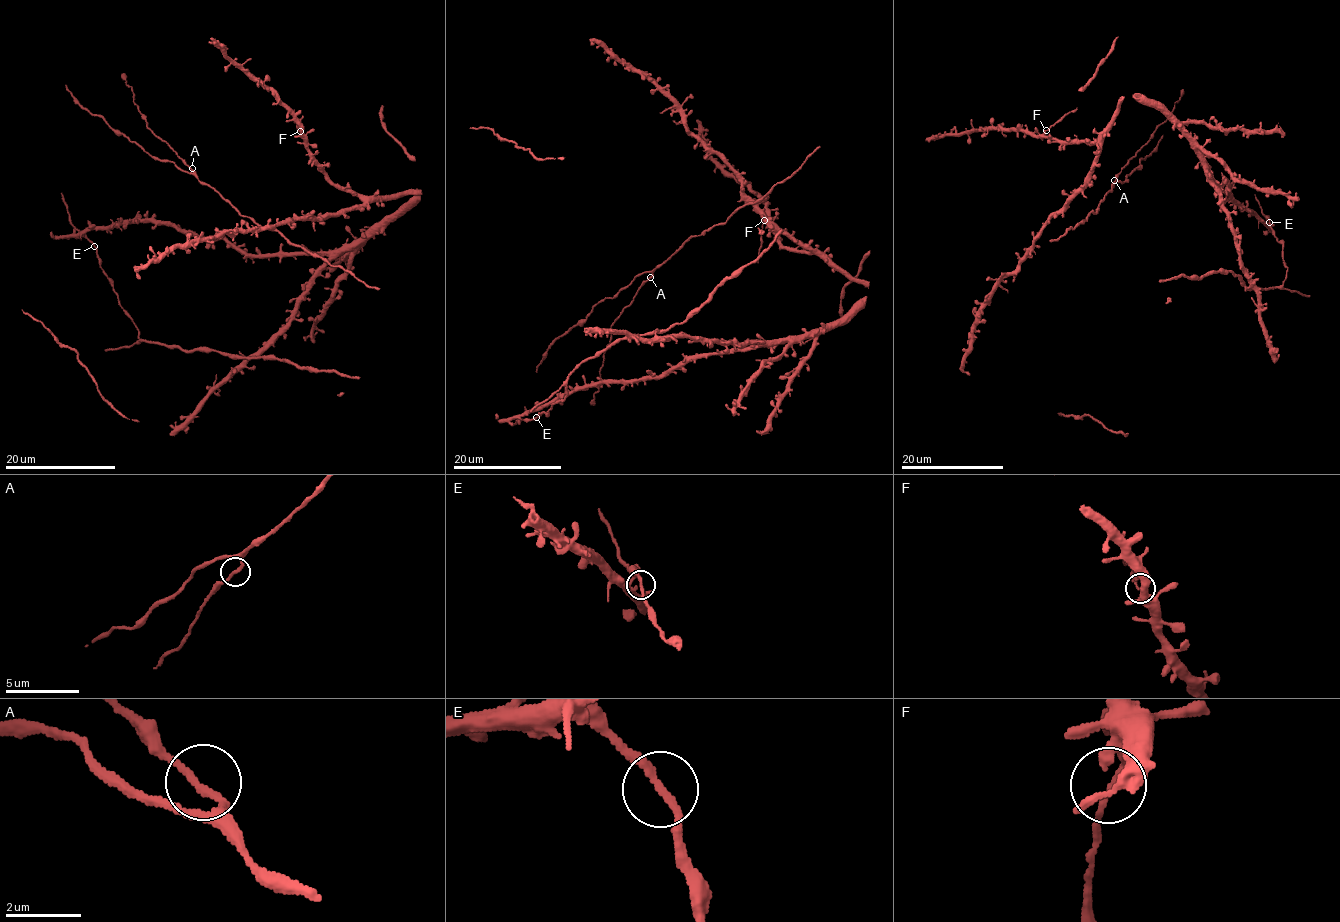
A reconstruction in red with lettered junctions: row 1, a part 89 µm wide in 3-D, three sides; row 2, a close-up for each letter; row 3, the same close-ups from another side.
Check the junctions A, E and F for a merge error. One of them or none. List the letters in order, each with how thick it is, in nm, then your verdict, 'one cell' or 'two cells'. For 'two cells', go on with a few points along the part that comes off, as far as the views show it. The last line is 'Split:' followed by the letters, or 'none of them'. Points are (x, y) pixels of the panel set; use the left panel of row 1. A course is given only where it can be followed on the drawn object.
A: calibre 190 nm; one cell
E: calibre 190 nm; one cell
F: calibre 120 nm; two cells; course (300, 131), (294, 119)
Split: F

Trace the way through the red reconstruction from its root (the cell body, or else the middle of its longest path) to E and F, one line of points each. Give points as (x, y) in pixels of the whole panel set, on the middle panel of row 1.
E: (802, 340), (686, 356), (662, 375), (574, 388), (531, 409), (523, 416), (530, 419), (536, 417)
F: (802, 340), (841, 318), (868, 287), (849, 280), (820, 255), (782, 245), (769, 215), (763, 219)

